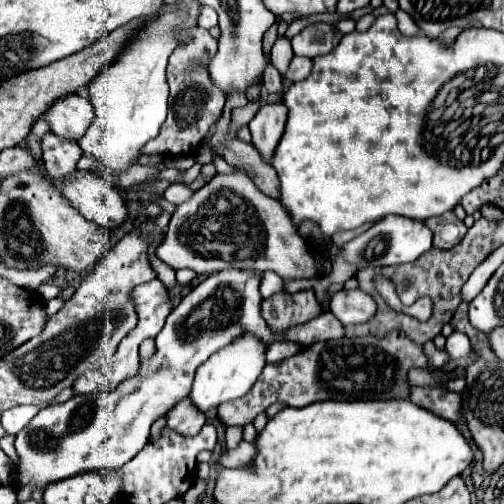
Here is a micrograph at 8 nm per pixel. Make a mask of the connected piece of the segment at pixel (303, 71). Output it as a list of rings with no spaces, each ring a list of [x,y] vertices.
[[[293,57],[285,77],[287,77],[287,81],[295,83],[295,81],[305,79],[309,75],[309,71],[311,71],[311,59],[309,57]]]

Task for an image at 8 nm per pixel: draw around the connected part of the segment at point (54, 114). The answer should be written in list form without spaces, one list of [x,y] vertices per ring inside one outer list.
[[[79,93],[63,95],[55,99],[43,113],[43,119],[51,125],[51,131],[67,139],[81,139],[93,119],[91,101]]]

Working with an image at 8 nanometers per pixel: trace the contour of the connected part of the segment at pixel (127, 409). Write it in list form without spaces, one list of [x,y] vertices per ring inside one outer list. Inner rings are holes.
[[[231,269],[231,271],[219,271],[219,273],[209,275],[207,279],[199,281],[191,289],[191,293],[185,295],[181,299],[181,303],[169,313],[163,329],[155,337],[155,353],[151,357],[141,359],[139,371],[133,377],[123,379],[119,383],[119,387],[115,387],[115,391],[111,391],[111,393],[73,395],[65,403],[55,403],[55,405],[47,405],[43,409],[39,409],[39,413],[29,421],[29,425],[17,433],[17,441],[15,441],[15,449],[17,449],[19,461],[21,461],[21,465],[17,469],[17,489],[15,489],[17,501],[23,503],[25,499],[29,499],[33,487],[47,487],[53,481],[61,481],[61,479],[67,479],[67,477],[73,477],[73,475],[85,473],[85,471],[97,471],[97,469],[111,471],[111,469],[123,467],[147,445],[151,425],[159,417],[167,415],[167,411],[171,411],[177,405],[177,401],[181,401],[187,395],[187,391],[191,391],[191,383],[193,383],[193,375],[195,375],[197,367],[203,365],[219,349],[231,345],[237,337],[251,333],[251,335],[259,337],[259,341],[263,345],[271,345],[277,341],[295,341],[295,343],[301,343],[303,347],[307,347],[311,343],[343,337],[343,325],[329,311],[311,319],[311,323],[297,325],[297,327],[291,327],[289,331],[275,333],[259,313],[259,305],[261,305],[259,281],[261,281],[261,273],[253,273],[253,271],[233,271]],[[203,301],[211,301],[211,303],[205,311],[201,311],[203,315],[197,317],[197,313],[199,313],[197,307]]]

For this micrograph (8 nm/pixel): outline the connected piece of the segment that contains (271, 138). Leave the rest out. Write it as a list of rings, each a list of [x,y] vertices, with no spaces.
[[[265,103],[259,107],[257,115],[249,123],[253,145],[267,163],[271,161],[271,155],[283,135],[287,113],[289,109],[283,103]]]

